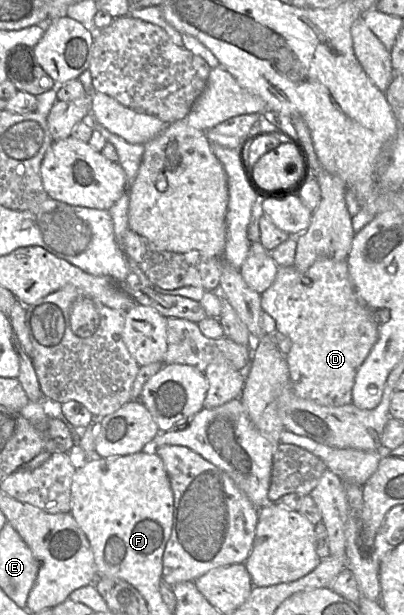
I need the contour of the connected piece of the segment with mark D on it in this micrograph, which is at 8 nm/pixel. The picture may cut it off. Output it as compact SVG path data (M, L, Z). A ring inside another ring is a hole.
M328 257L319 258L304 273L294 265L279 267L274 282L261 294L261 307L275 320L277 334L291 340L291 349L285 356L294 394L323 406L351 403L357 370L377 341L378 331L372 312L355 291L347 259L339 261Z

